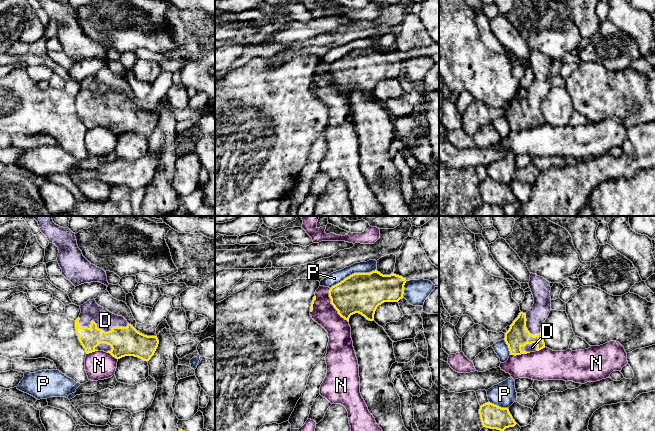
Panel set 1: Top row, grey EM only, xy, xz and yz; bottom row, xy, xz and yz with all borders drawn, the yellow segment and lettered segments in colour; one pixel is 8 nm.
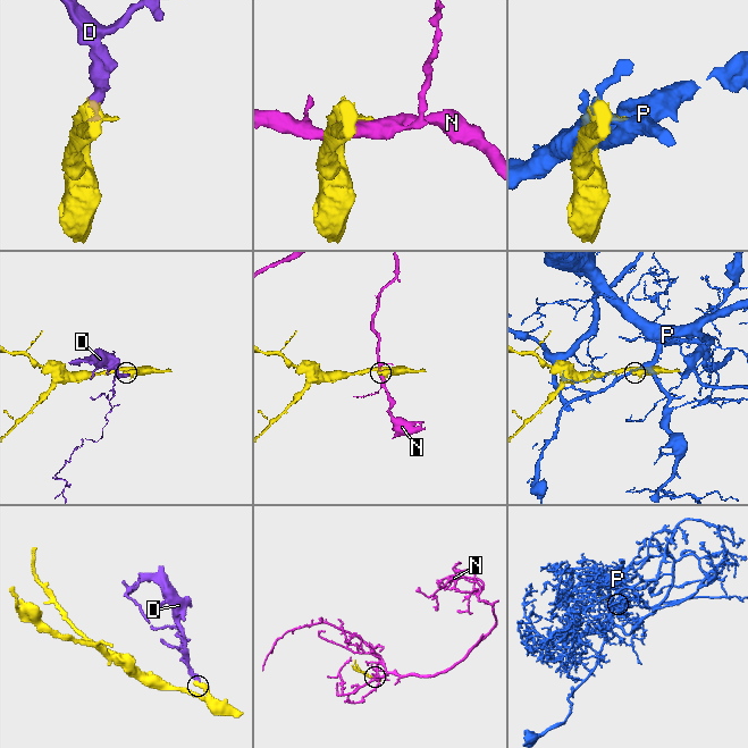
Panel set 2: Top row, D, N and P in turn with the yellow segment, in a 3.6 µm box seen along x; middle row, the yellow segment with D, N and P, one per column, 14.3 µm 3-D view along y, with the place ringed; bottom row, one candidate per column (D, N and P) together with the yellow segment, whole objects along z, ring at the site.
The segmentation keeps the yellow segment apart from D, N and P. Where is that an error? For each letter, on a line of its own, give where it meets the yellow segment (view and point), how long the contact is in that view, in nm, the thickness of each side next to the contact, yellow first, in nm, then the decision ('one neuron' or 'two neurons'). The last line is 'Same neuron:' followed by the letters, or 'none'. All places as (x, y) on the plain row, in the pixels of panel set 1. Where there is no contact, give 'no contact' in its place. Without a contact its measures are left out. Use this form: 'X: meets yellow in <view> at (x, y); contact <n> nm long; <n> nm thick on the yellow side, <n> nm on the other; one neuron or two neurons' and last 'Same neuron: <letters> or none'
D: meets yellow in xy at (100, 105); contact 420 nm long; 240 nm thick on the yellow side, 160 nm on the other; one neuron
N: meets yellow in xz at (333, 81); contact 320 nm long; 320 nm thick on the yellow side, 190 nm on the other; two neurons
P: meets yellow in xz at (354, 49); contact 400 nm long; 320 nm thick on the yellow side, 100 nm on the other; two neurons
Same neuron: D

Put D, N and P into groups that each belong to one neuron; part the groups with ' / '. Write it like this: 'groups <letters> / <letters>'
groups D / N / P

